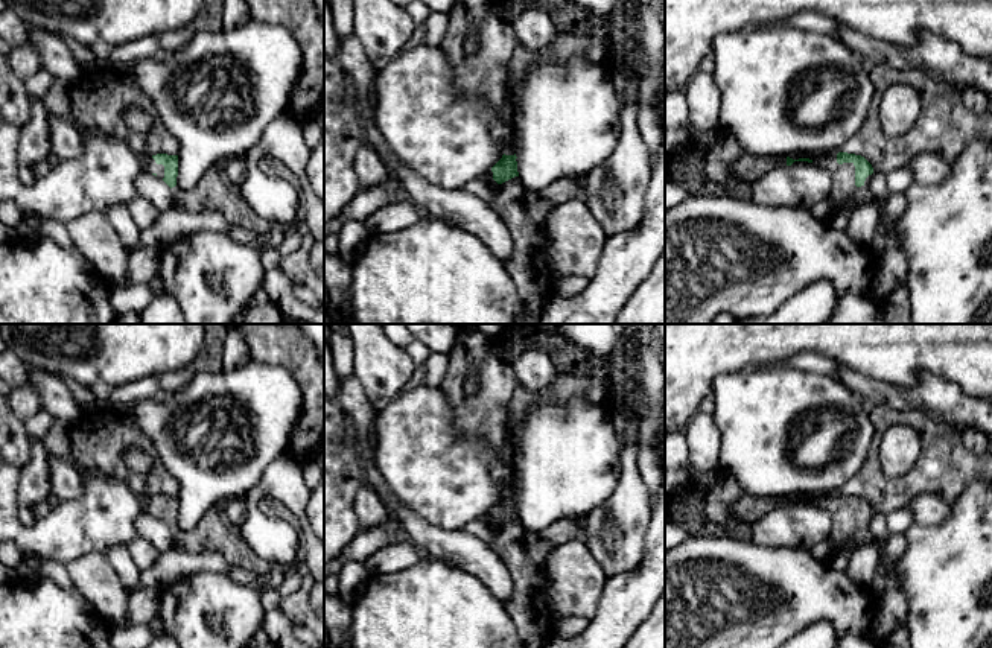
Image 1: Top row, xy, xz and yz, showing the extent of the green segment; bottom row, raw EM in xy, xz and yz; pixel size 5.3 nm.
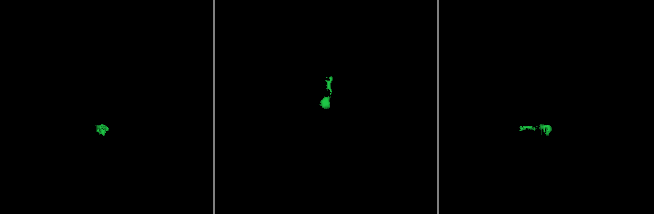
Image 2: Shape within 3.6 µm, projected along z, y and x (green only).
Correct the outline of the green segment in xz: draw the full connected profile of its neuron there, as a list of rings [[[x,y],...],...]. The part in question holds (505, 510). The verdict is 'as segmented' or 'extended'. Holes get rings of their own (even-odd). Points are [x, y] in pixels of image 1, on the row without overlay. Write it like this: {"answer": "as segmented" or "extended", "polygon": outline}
{"answer": "extended", "polygon": [[[513,479],[505,484],[505,491],[502,499],[491,508],[493,520],[502,525],[514,517],[519,517],[517,502],[516,502],[517,485]]]}

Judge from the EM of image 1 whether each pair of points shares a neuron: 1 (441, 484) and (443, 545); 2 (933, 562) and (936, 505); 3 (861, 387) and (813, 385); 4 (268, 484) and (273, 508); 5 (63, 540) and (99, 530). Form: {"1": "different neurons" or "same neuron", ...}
{"1": "different neurons", "2": "different neurons", "3": "different neurons", "4": "different neurons", "5": "same neuron"}

